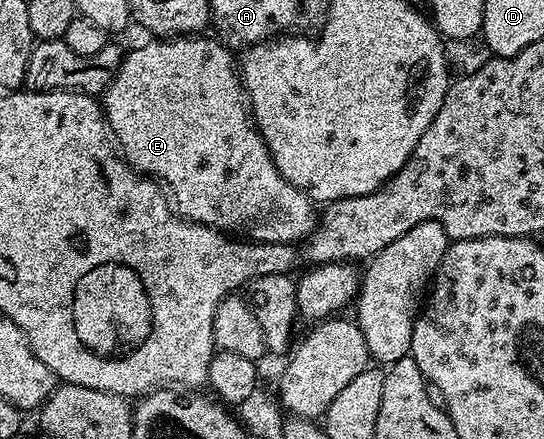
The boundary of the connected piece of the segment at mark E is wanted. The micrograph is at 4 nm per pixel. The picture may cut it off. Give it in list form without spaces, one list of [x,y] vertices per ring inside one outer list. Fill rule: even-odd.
[[[207,34],[151,38],[148,39],[148,44],[143,44],[140,48],[133,49],[132,52],[128,51],[123,57],[123,64],[117,70],[117,74],[111,79],[111,85],[107,87],[106,92],[101,97],[101,107],[110,135],[114,137],[117,144],[117,139],[119,139],[120,145],[118,144],[118,147],[121,149],[122,159],[126,160],[136,172],[162,182],[169,189],[169,192],[169,187],[171,187],[172,193],[170,192],[170,195],[173,197],[174,207],[184,219],[210,228],[217,228],[235,238],[248,236],[249,239],[260,240],[263,244],[291,244],[294,240],[302,242],[315,229],[317,223],[316,201],[308,198],[301,190],[294,188],[277,170],[275,159],[272,158],[271,151],[268,150],[267,144],[263,140],[263,135],[255,127],[254,119],[249,111],[249,105],[245,99],[245,89],[241,83],[240,73],[237,71],[236,57],[231,57],[230,50],[232,51],[232,49],[226,43],[220,42],[218,39],[215,40],[210,40]]]

